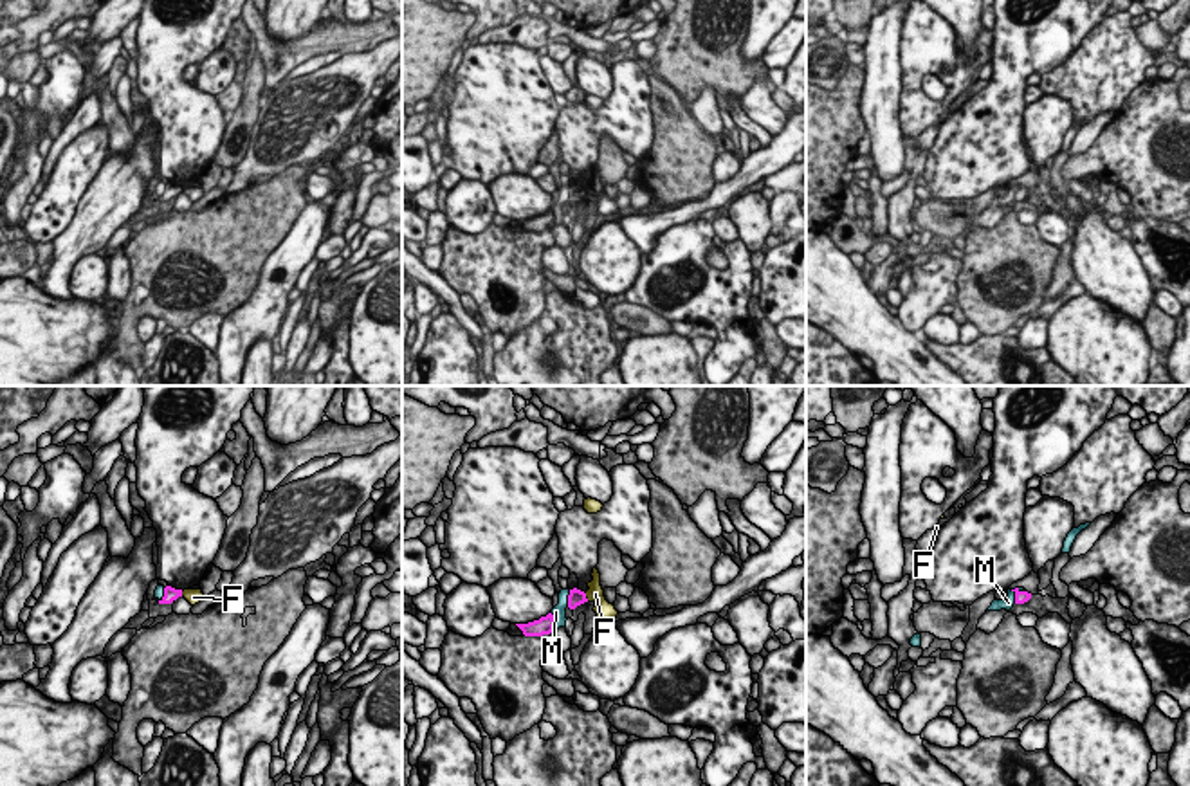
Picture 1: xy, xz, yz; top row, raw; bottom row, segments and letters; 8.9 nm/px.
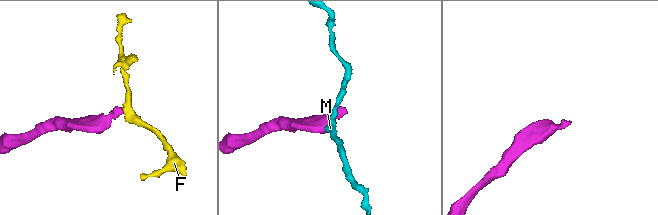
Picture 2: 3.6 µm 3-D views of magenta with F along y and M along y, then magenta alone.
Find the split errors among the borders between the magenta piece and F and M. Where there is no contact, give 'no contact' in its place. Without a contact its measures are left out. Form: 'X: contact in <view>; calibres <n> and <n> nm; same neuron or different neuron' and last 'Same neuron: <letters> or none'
F: contact in xz; calibres 140 and 160 nm; different neuron
M: contact in yz; calibres 120 and 100 nm; different neuron
Same neuron: none

